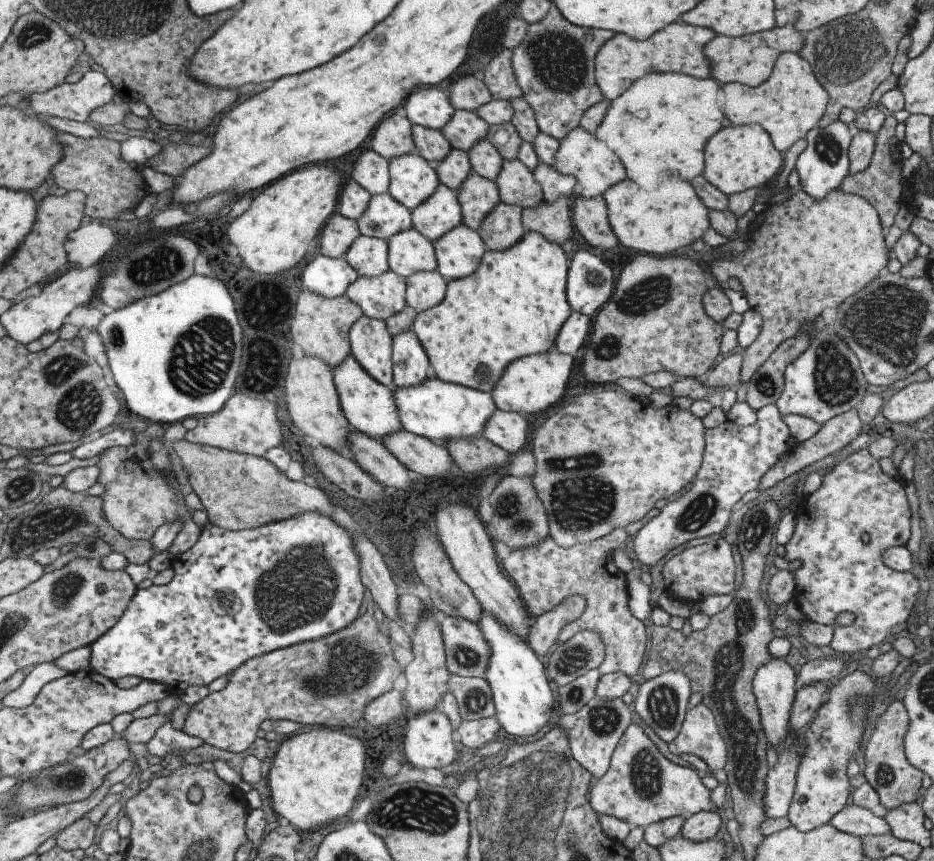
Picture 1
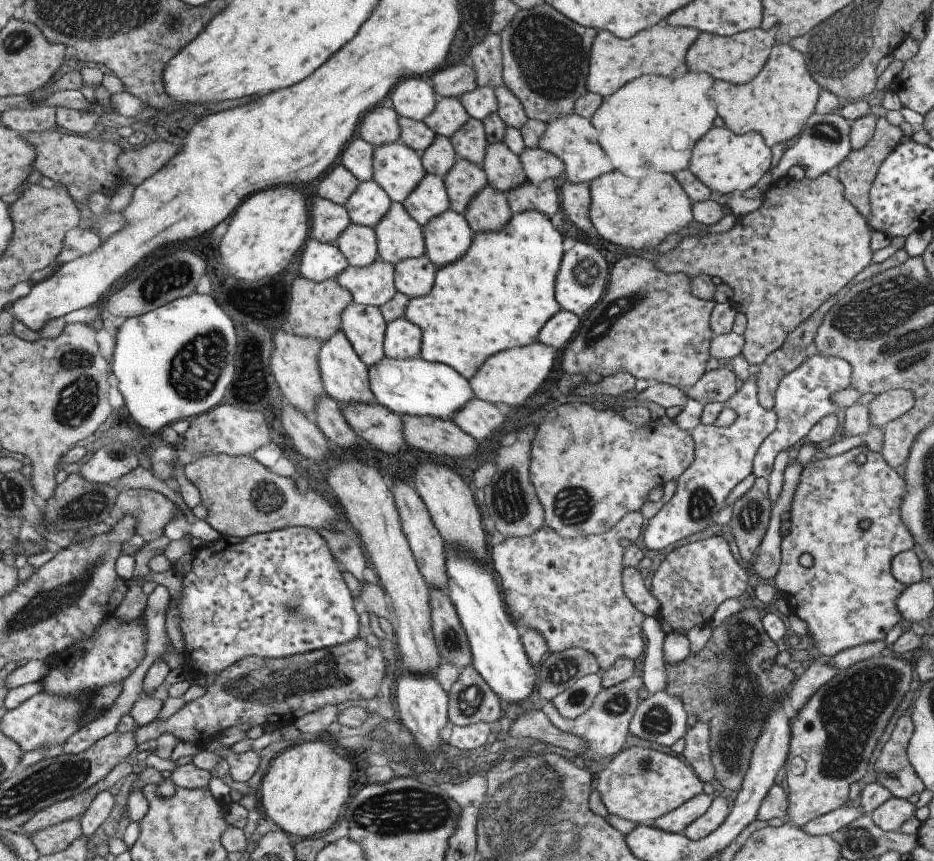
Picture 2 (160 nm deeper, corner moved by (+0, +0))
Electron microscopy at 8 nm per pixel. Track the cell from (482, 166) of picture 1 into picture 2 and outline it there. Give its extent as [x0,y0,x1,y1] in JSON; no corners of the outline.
[448,117,487,165]

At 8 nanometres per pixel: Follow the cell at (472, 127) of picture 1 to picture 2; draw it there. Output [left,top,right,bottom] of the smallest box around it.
[422,97,468,136]

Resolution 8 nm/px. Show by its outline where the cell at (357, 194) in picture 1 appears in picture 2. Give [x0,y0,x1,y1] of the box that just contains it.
[315,163,358,206]

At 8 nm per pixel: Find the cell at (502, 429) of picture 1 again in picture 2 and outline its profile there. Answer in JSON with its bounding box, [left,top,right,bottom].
[450,397,505,443]

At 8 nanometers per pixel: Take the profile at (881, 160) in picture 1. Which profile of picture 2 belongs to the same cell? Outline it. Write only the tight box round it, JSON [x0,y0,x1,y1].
[836,117,902,220]

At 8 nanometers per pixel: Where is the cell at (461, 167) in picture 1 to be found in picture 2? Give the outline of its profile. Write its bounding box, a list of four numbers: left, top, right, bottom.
[419,135,457,178]

